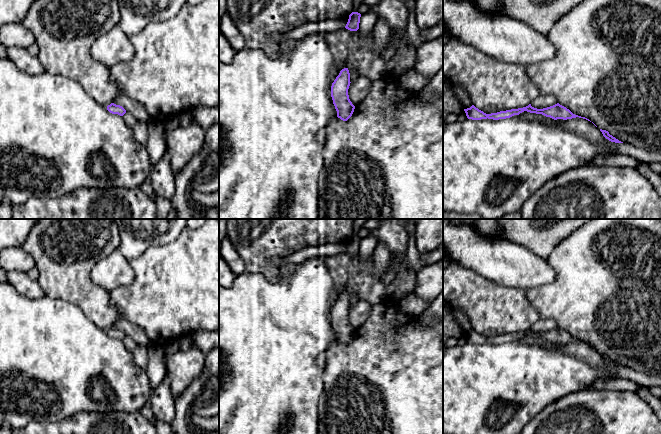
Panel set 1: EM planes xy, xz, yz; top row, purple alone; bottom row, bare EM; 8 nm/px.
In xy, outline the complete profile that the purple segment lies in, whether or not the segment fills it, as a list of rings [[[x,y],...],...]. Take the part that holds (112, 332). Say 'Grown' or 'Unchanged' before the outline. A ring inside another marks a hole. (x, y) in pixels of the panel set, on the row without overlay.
Unchanged. [[[114,327],[108,329],[107,334],[112,338],[118,338],[120,340],[123,340],[126,337],[126,334],[122,330],[116,329]]]

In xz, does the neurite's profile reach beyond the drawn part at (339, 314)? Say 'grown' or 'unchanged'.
unchanged

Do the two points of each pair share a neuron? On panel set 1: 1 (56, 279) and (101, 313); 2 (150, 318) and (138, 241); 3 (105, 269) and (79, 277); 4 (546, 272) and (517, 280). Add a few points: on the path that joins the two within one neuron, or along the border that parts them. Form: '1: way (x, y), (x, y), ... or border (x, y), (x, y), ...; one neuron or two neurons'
1: way (67, 279), (90, 302); one neuron
2: border (161, 245), (149, 246), (140, 255), (129, 261); two neurons
3: border (104, 257), (92, 268), (91, 279), (106, 291); two neurons
4: way (539, 272), (524, 273); one neuron

